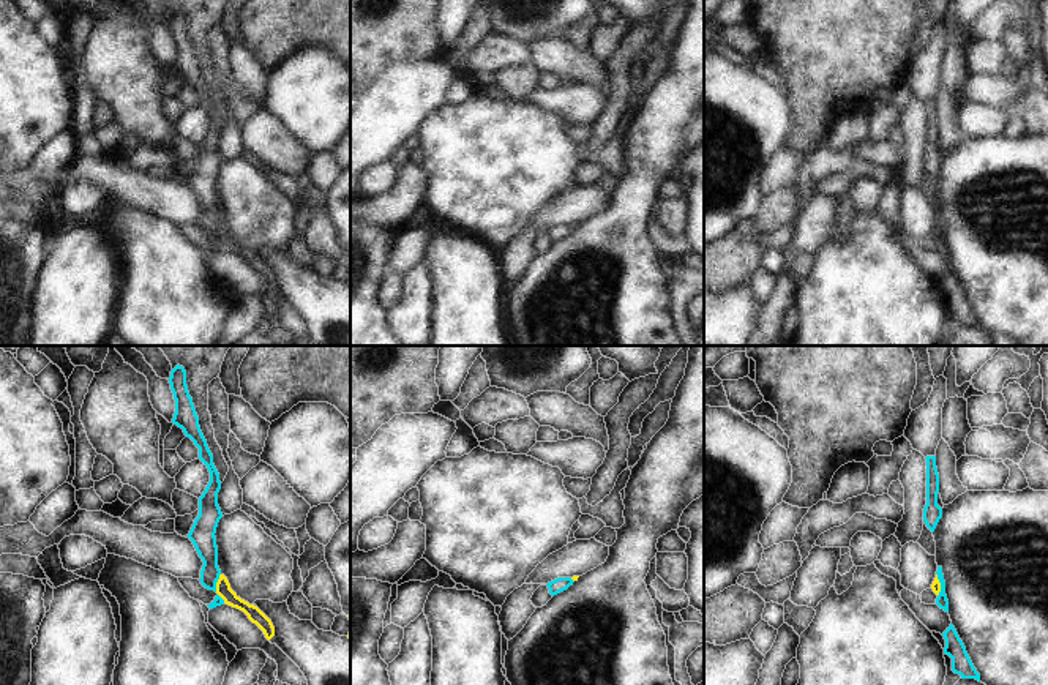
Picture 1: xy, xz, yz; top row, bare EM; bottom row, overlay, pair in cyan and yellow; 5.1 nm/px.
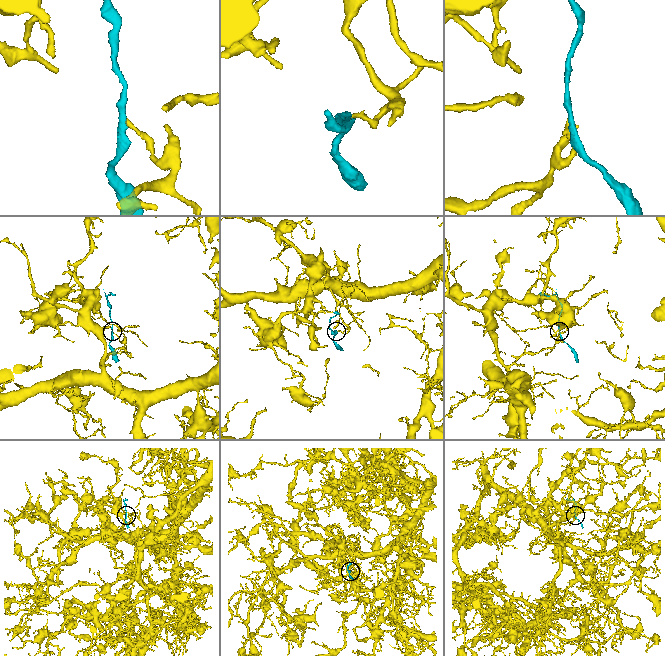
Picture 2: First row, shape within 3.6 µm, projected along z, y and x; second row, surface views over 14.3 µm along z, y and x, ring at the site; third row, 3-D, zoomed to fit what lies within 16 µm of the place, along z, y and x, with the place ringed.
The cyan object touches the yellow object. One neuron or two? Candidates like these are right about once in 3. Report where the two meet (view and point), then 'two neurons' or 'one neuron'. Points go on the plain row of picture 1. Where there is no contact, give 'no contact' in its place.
xy (215, 229) | two neurons

